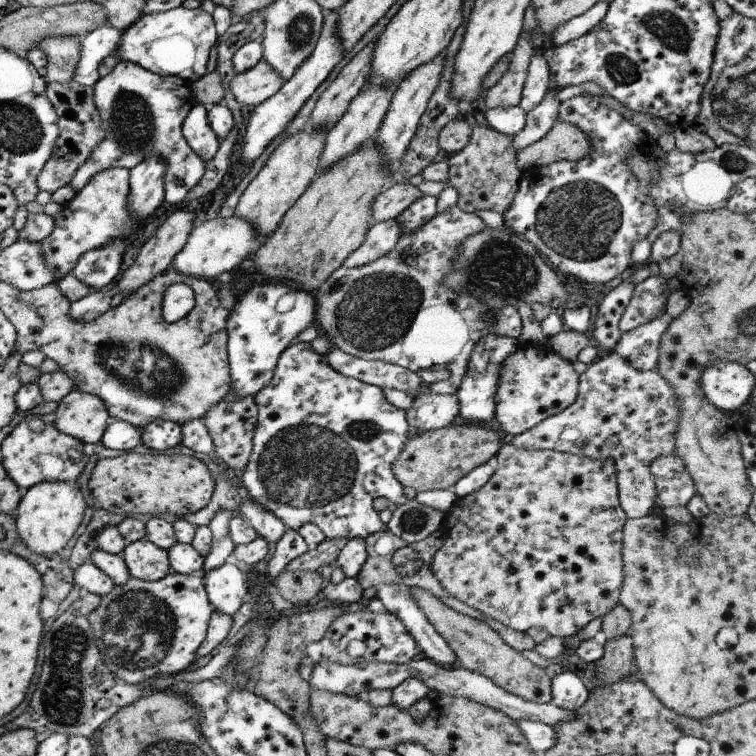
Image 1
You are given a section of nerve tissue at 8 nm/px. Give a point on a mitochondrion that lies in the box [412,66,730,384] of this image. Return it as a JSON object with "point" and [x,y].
{"point":[577,220]}

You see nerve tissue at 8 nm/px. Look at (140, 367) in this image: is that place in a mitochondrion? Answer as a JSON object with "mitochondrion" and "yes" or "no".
{"mitochondrion":"yes"}

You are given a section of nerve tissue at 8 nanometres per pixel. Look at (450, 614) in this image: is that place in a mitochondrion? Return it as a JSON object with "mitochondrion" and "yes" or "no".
{"mitochondrion":"no"}

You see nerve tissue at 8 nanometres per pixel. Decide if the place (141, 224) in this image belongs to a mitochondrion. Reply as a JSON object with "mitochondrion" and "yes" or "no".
{"mitochondrion":"no"}

